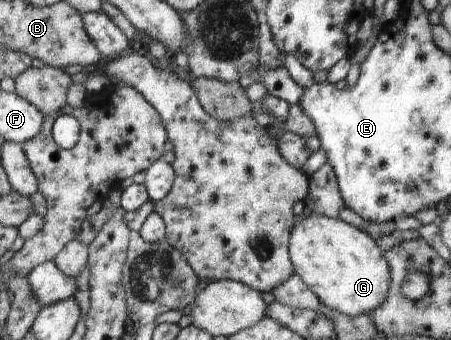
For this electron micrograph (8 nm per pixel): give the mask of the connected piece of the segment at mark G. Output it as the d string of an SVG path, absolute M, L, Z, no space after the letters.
M305 213L306 218L298 220L293 237L290 238L290 255L298 275L320 297L321 303L347 316L371 315L386 303L392 287L392 267L385 255L380 253L374 239L358 228L340 221L340 218Z

